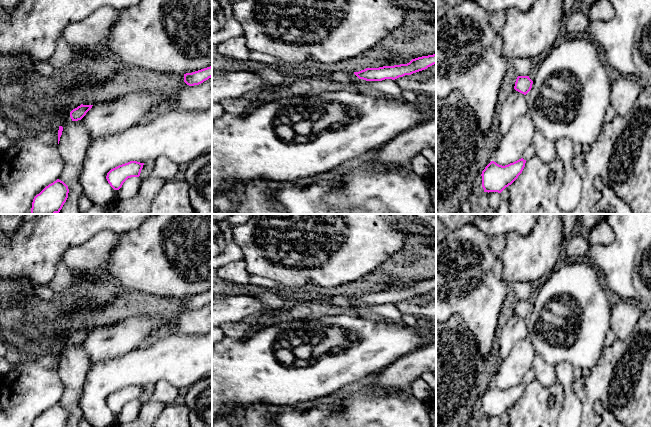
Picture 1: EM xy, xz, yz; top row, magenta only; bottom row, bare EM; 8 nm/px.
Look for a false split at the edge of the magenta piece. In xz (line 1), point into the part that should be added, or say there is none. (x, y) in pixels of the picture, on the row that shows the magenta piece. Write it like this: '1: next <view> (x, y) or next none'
1: next none

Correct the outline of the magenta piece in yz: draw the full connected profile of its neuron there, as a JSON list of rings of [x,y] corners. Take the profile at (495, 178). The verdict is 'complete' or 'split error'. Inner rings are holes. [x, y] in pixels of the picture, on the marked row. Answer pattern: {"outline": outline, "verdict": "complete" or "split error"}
{"outline": [[[523,158],[505,166],[491,161],[481,174],[484,192],[501,193],[518,178],[525,167],[525,163],[526,160]]], "verdict": "complete"}

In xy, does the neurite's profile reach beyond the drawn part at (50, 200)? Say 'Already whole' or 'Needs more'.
Already whole

